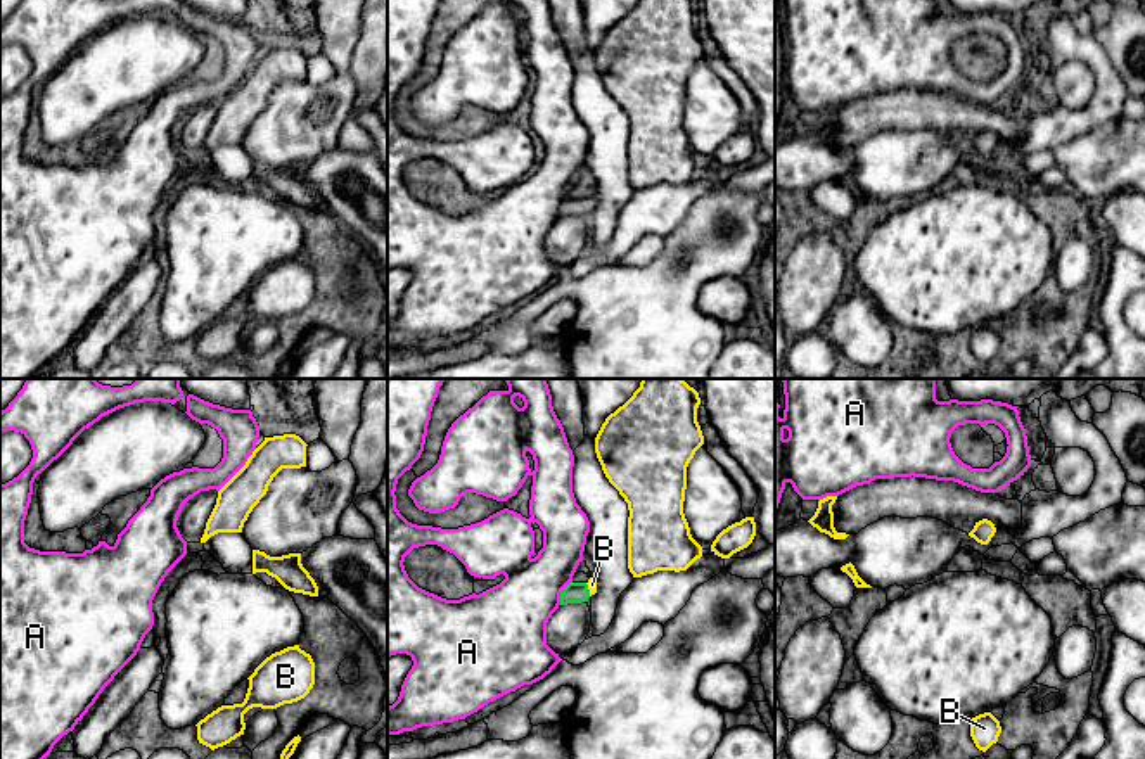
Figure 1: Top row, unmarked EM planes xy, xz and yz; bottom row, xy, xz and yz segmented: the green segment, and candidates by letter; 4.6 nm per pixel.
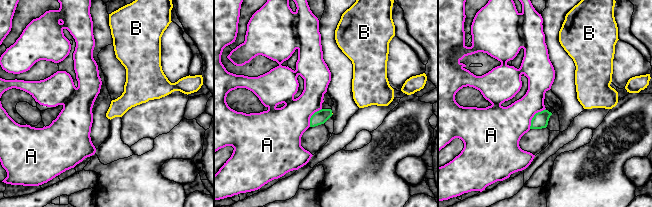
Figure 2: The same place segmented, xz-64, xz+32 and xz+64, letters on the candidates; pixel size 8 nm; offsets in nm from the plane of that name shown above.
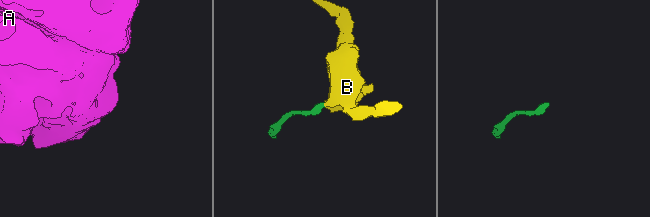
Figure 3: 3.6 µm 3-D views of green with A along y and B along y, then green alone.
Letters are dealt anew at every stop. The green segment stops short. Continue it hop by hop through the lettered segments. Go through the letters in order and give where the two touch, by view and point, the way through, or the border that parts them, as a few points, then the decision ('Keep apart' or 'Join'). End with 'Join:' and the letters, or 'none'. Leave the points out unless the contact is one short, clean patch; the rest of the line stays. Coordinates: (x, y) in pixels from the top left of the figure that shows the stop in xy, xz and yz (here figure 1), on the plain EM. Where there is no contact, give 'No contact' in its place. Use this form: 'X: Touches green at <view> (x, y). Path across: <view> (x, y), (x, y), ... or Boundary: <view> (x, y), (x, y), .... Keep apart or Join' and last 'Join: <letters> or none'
A: Touches green at xz (562, 204). Keep apart
B: Touches green at xz (588, 203). Path across: xz (575, 204), (588, 203), (592, 197). Join
Join: B

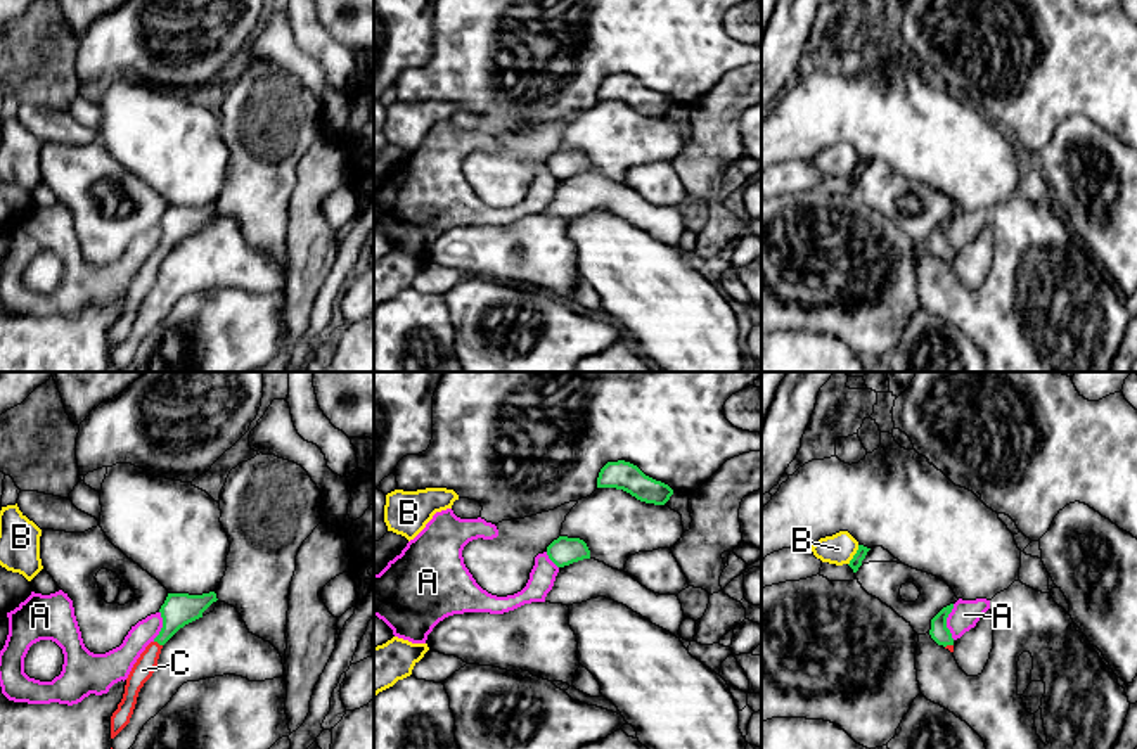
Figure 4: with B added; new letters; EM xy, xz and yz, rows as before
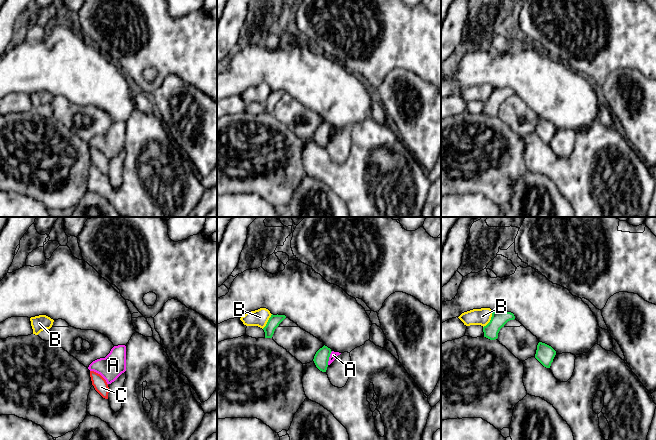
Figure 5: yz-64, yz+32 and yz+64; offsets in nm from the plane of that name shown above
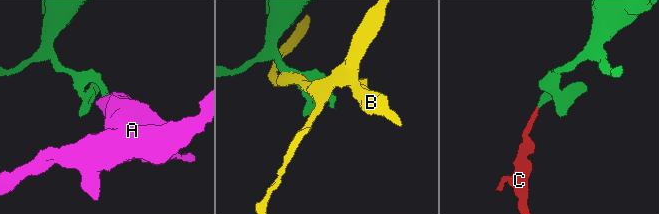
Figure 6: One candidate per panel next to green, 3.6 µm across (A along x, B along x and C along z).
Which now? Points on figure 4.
A: Touches green at yz (945, 234). Boundary: yz (954, 217), (947, 230), (952, 251). Keep apart
B: Touches green at yz (854, 168). Keep apart
C: Touches green at xy (158, 255). Path across: xy (179, 222), (170, 241), (158, 255), (142, 282). Join
Join: C

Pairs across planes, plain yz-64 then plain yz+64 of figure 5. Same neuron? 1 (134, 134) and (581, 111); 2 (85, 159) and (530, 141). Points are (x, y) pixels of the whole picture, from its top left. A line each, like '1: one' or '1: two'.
1: two
2: two

